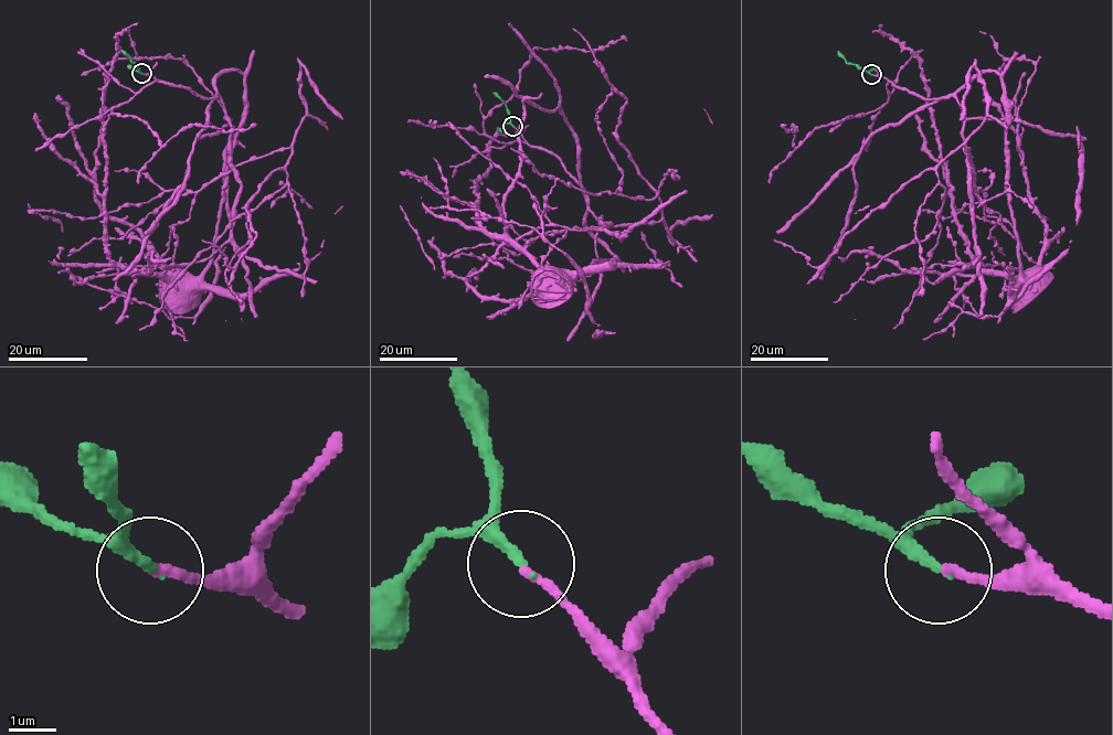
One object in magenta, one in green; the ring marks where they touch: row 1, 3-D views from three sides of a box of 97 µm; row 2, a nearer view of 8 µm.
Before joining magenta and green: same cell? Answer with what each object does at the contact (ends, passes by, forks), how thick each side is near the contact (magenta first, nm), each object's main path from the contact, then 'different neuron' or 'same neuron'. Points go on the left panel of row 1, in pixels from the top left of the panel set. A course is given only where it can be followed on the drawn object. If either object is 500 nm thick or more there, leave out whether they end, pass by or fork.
magenta ends there; green ends there; 200 nm thick on the magenta side, 240 nm on the other; magenta runs (141, 73), (213, 98), (223, 72), (243, 75), (246, 108), (226, 170), (213, 259), (197, 294), (188, 284); green runs (141, 73), (123, 50); same neuron

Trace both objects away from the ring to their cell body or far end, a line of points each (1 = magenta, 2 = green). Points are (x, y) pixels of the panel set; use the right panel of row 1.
1: (871, 74), (935, 98), (955, 95), (979, 73), (1000, 76), (1020, 293), (1026, 284)
2: (871, 74), (848, 63), (838, 51)

